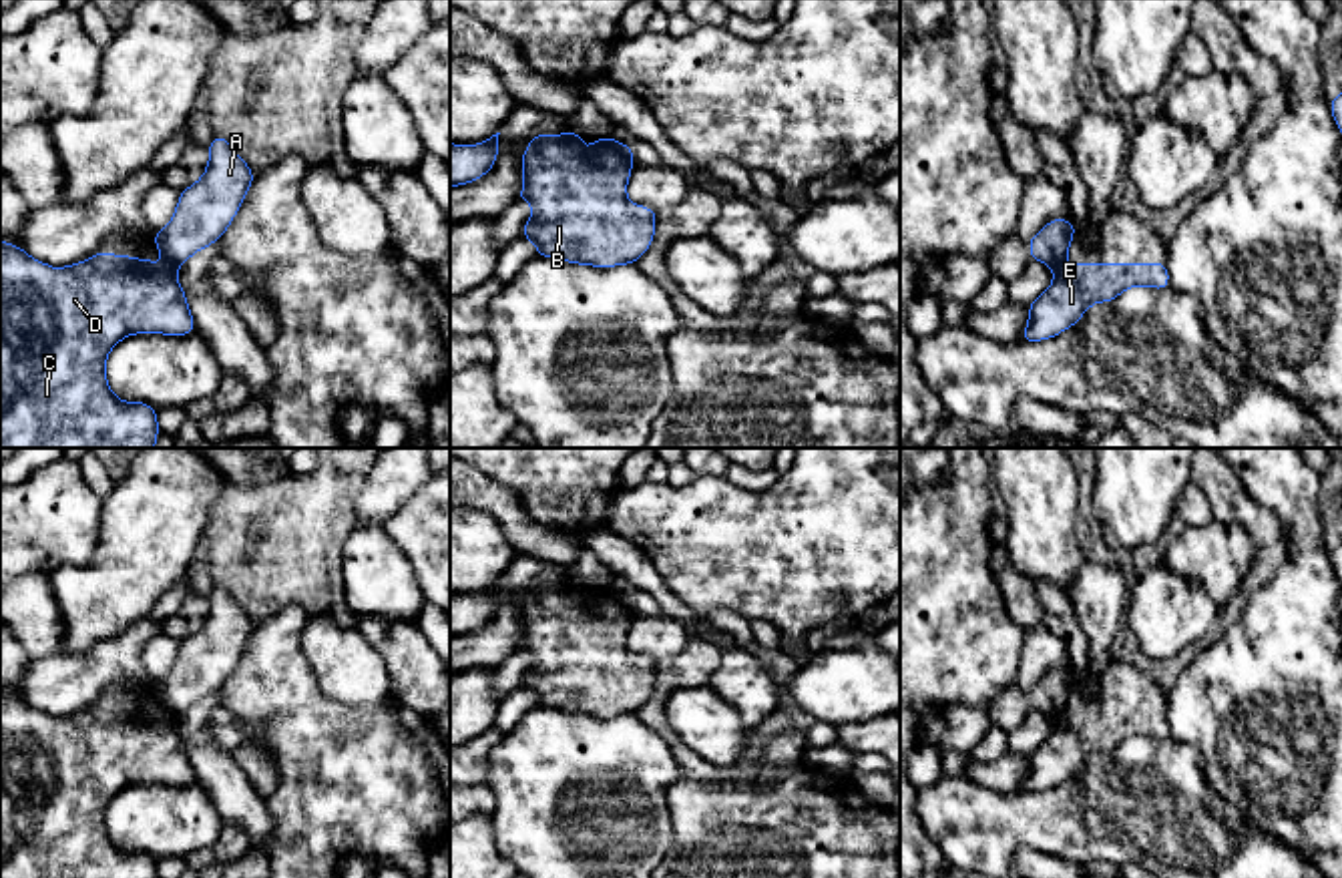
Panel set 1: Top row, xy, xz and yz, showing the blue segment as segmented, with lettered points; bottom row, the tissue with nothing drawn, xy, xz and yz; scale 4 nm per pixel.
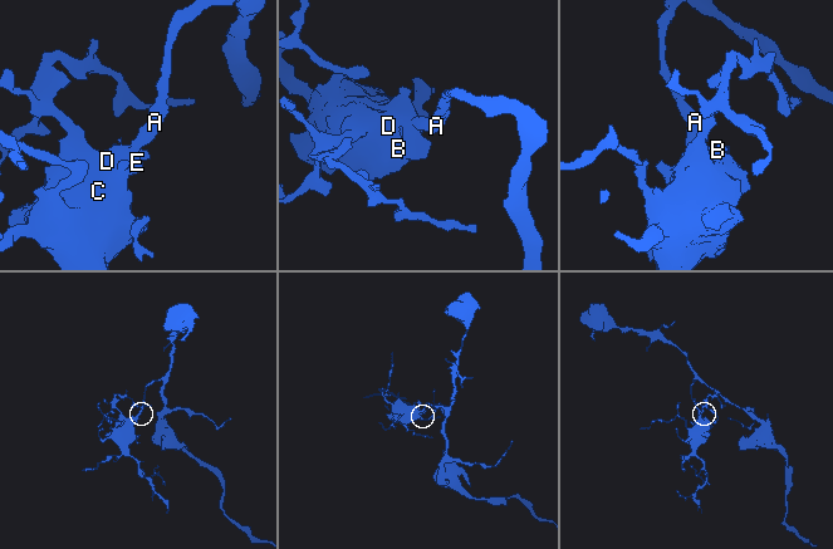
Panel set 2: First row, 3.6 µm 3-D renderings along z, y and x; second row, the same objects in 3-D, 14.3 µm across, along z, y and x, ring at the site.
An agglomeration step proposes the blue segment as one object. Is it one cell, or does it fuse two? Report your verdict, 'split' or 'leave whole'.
split

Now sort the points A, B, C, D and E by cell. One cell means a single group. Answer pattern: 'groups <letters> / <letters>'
groups A / B C D E

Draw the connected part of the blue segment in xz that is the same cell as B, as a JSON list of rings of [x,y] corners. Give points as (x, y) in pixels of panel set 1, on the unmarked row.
[[[581,583],[534,585],[522,603],[524,637],[518,651],[532,655],[532,667],[522,687],[536,695],[538,707],[569,713],[613,717],[635,713],[647,703],[657,661],[627,649],[627,631],[633,615],[619,605],[609,589],[591,589],[593,599],[581,595]]]

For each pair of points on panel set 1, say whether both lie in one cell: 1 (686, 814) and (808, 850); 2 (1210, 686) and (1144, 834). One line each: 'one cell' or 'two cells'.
1: one cell
2: two cells

